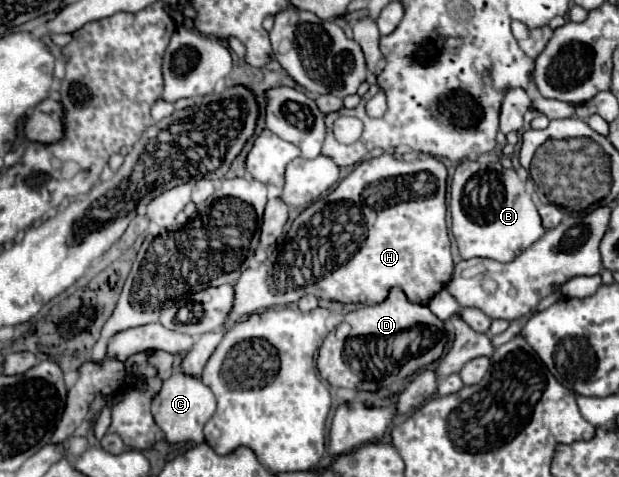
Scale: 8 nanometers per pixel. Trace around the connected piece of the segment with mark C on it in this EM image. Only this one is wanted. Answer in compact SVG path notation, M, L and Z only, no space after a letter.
M175 371L161 387L159 395L153 399L153 417L157 425L163 429L165 439L169 443L181 441L195 441L203 443L203 427L215 413L215 395L213 391L201 381L201 377L191 377L183 371Z

